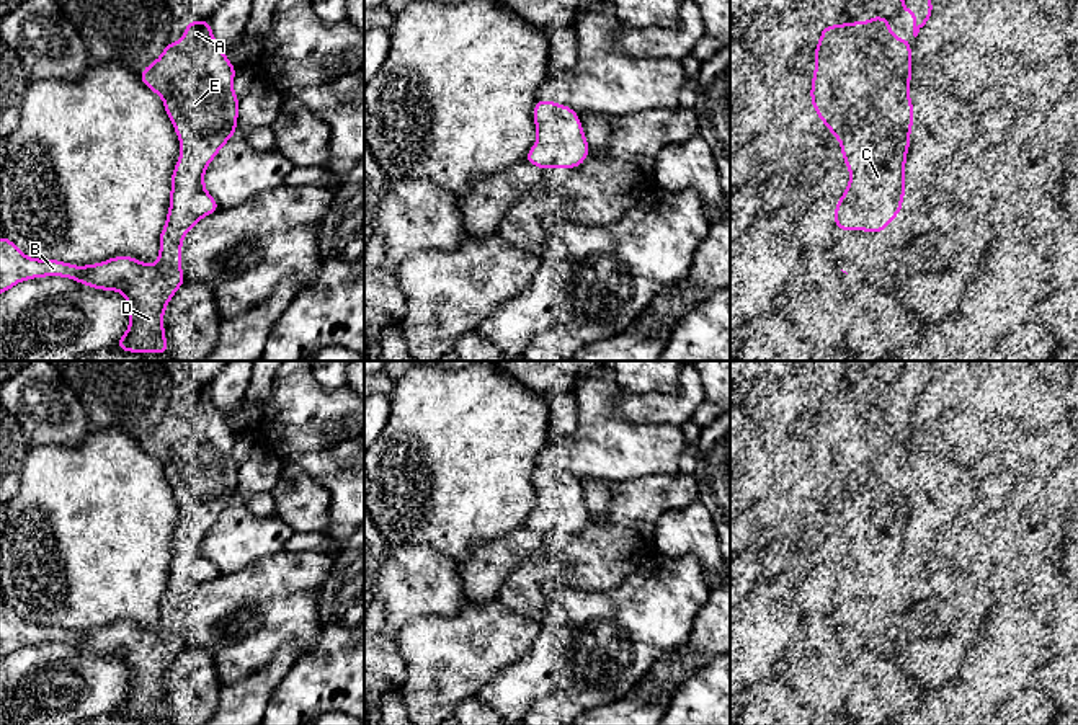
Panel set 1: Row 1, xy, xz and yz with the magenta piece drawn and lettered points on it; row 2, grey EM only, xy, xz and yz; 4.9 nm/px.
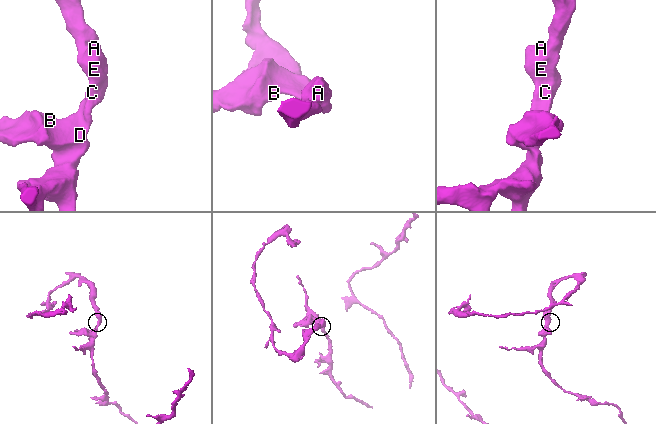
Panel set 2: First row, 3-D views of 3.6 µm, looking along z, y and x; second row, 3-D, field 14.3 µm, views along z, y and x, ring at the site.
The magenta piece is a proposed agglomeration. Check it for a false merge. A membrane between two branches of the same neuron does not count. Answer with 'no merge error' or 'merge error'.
no merge error

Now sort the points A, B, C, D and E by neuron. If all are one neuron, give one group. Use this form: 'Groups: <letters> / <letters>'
Groups: A B C D E

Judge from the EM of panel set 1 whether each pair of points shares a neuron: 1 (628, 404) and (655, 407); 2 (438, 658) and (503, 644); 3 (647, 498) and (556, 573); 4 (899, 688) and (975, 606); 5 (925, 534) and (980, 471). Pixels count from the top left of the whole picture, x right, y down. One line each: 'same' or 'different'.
1: same
2: same
3: same
4: different
5: different

